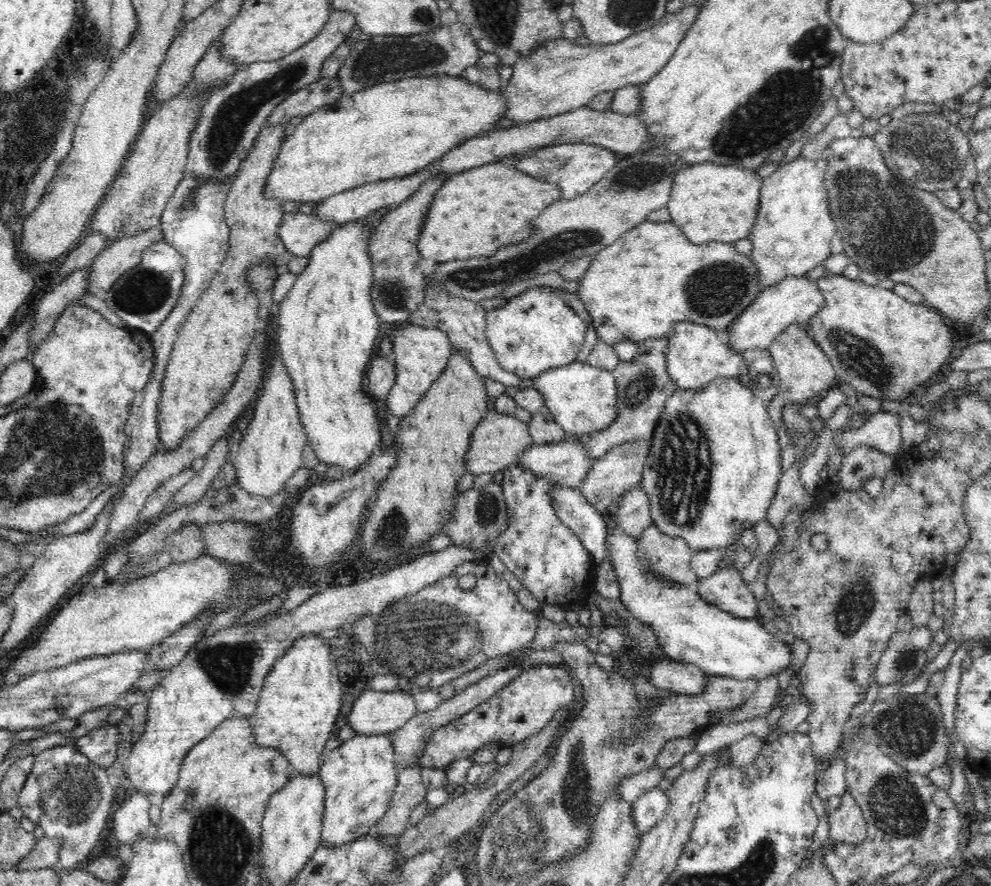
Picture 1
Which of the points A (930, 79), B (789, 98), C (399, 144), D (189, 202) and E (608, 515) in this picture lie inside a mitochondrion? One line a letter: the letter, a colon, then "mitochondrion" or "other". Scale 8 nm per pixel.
A: other
B: mitochondrion
C: other
D: mitochondrion
E: other

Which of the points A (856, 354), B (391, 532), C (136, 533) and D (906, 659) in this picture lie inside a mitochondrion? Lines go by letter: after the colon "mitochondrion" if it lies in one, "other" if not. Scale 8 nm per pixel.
A: mitochondrion
B: mitochondrion
C: other
D: mitochondrion

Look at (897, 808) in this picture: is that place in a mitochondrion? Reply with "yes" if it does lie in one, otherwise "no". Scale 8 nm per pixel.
yes

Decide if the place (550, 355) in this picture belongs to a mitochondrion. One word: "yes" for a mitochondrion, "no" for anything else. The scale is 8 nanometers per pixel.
no

